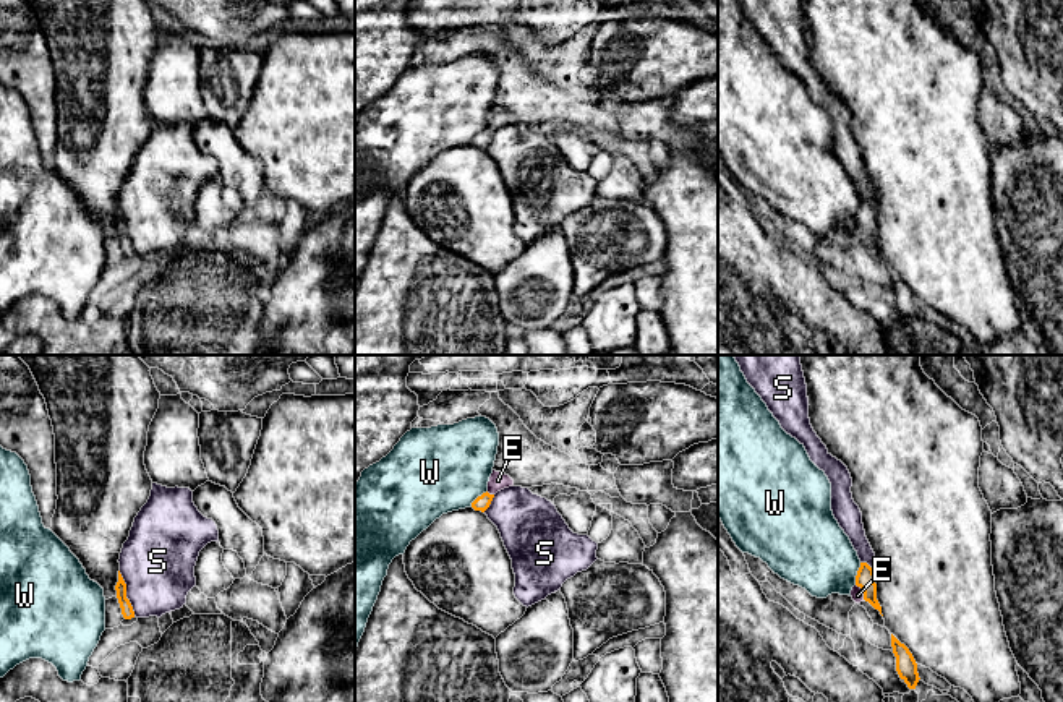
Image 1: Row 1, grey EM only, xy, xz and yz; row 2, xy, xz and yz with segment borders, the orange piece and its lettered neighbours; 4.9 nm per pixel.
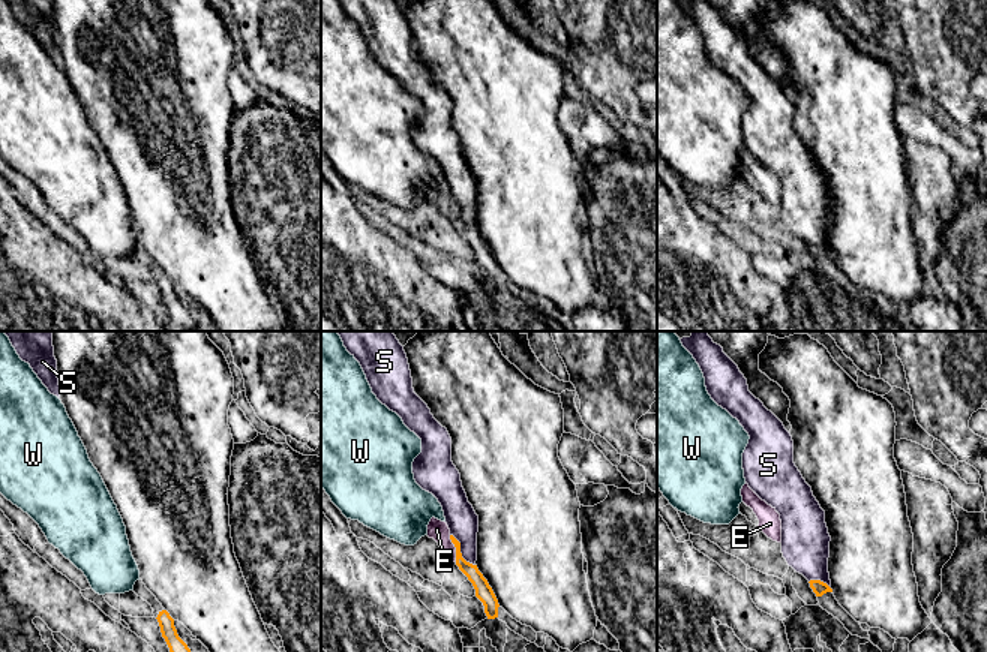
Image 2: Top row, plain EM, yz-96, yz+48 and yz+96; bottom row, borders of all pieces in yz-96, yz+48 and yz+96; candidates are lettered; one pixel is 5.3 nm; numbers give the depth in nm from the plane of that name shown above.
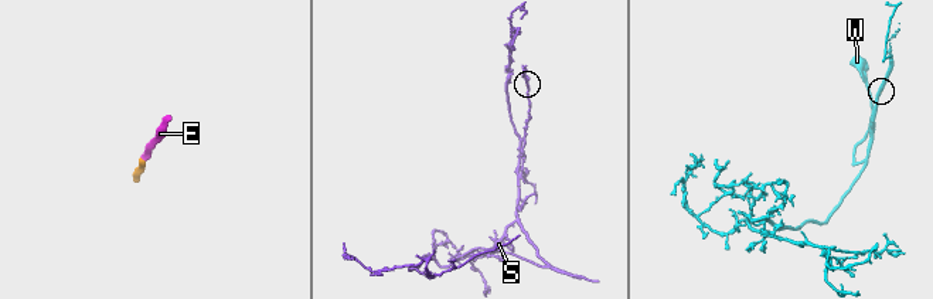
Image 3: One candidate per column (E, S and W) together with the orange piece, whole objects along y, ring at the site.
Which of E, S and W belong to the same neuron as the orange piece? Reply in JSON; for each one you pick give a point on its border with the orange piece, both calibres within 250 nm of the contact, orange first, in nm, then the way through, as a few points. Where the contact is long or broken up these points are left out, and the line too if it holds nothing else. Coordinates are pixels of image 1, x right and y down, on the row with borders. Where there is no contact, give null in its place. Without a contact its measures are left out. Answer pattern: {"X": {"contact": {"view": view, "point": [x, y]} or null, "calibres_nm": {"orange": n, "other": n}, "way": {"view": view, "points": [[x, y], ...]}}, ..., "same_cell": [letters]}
{"E": {"contact": {"view": "yz", "point": [862, 590]}, "calibres_nm": {"orange": 100, "other": 60}, "way": {"view": "yz", "points": [[866, 579], [862, 590], [858, 595]]}}, "same_cell": ["E"]}

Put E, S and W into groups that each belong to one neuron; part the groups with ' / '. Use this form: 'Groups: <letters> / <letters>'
Groups: E / S / W

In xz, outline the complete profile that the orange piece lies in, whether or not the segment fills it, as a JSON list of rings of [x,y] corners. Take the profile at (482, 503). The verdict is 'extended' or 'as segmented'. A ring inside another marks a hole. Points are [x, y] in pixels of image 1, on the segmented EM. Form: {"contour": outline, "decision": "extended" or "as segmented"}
{"contour": [[[493,470],[493,473],[489,477],[489,482],[488,482],[488,491],[483,493],[481,496],[478,496],[472,503],[472,507],[475,511],[485,512],[489,507],[494,494],[497,491],[504,490],[504,488],[509,488],[509,486],[514,486],[514,480],[509,475],[506,475],[506,473],[501,473],[501,472]]], "decision": "extended"}

